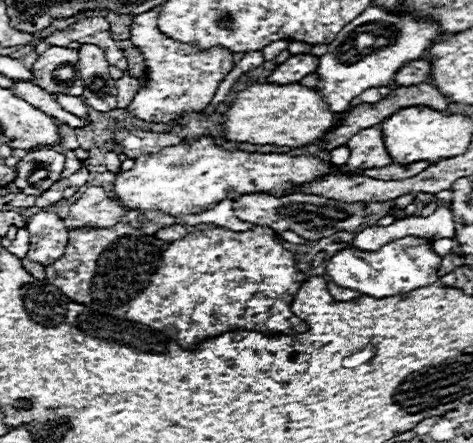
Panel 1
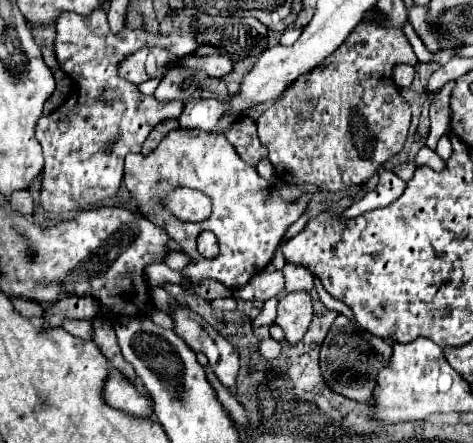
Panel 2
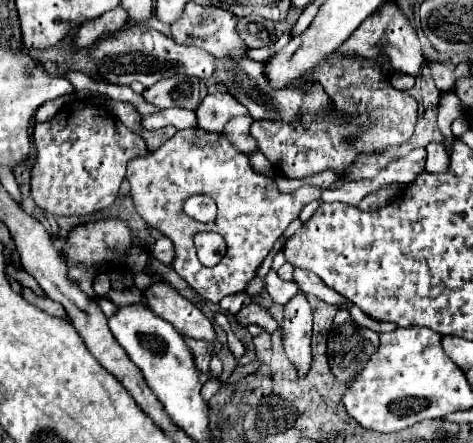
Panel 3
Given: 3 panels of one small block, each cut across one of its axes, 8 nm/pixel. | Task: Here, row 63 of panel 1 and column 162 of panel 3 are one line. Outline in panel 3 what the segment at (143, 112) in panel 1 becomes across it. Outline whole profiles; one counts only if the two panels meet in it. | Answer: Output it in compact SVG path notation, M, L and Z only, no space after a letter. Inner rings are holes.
M200 128L178 130L158 150L140 158L132 158L132 162L128 162L126 178L132 186L136 212L144 218L146 224L160 230L174 242L176 258L172 268L208 302L220 302L224 296L244 292L288 224L298 218L306 204L320 200L322 194L320 188L308 184L296 192L282 194L272 178L252 170L250 158L236 150L232 142L228 142L222 134L210 134ZM192 194L206 194L214 198L218 206L214 222L202 224L186 220L182 202ZM200 230L218 232L226 240L226 256L214 268L202 266L196 256L192 236Z

